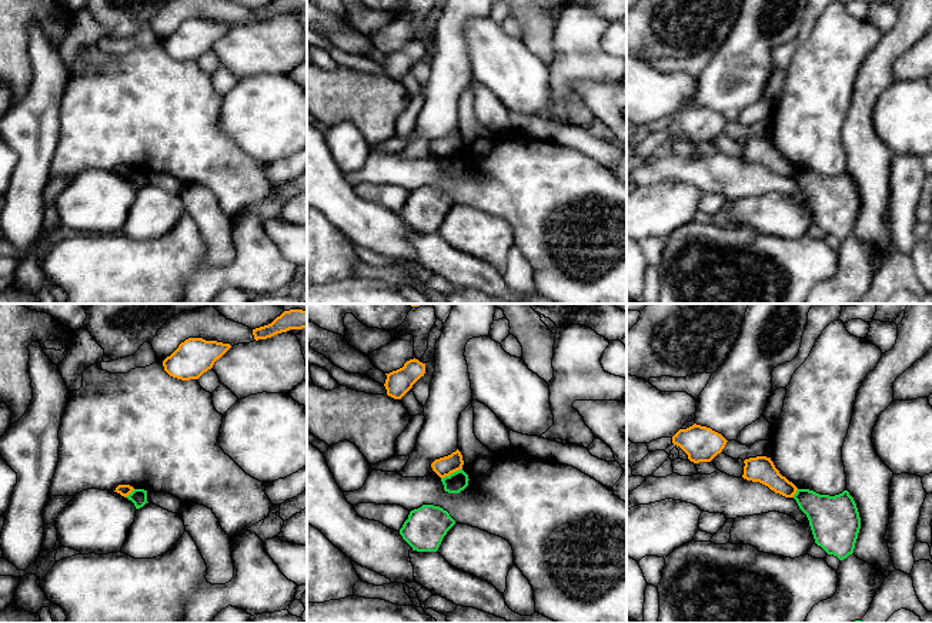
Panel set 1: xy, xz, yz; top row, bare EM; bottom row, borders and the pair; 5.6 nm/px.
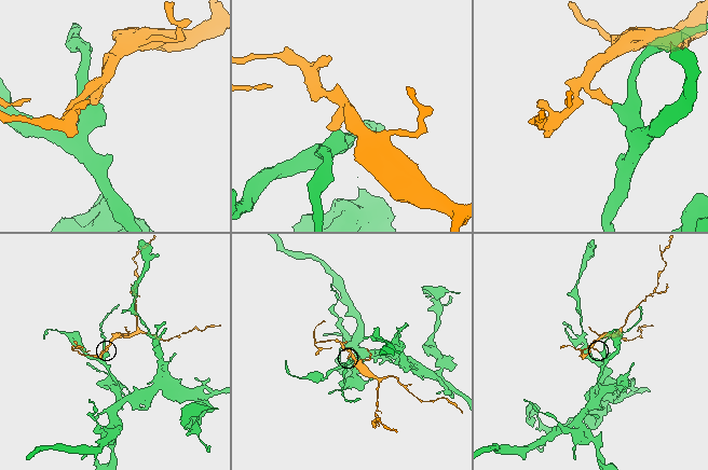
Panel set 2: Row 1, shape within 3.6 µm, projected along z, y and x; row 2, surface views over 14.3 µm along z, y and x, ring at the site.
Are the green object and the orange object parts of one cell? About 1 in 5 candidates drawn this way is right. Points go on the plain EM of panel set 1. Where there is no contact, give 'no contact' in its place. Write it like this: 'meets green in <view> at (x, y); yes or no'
meets green in xz at (451, 154); no

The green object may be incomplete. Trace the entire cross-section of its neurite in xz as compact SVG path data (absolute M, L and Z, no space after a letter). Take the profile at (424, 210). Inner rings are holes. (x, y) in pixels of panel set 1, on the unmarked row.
M422 185L410 192L400 210L402 220L417 232L437 232L455 201L447 191L434 185Z

